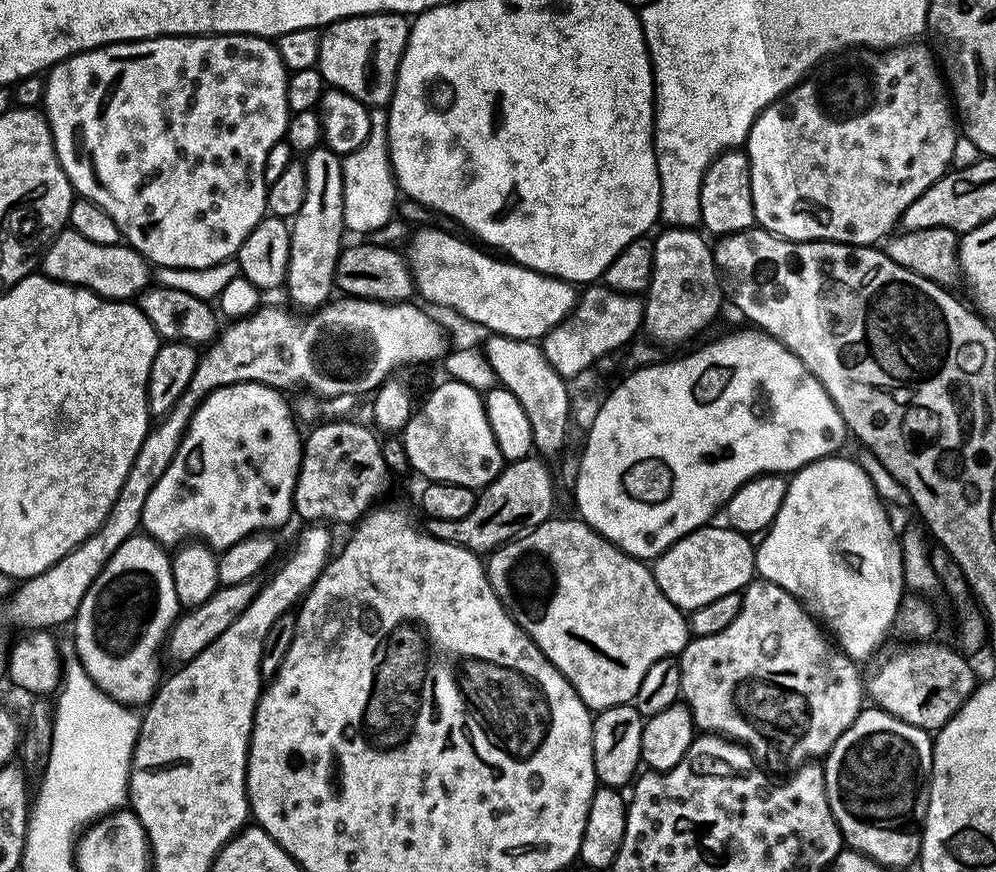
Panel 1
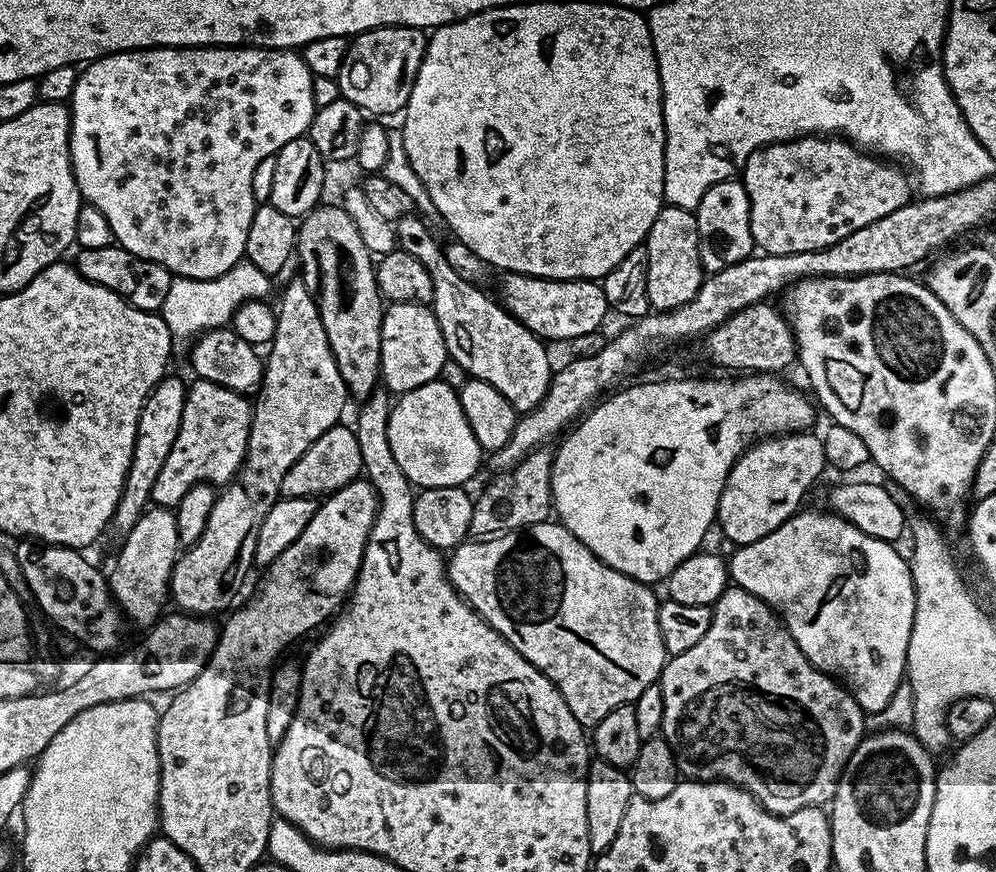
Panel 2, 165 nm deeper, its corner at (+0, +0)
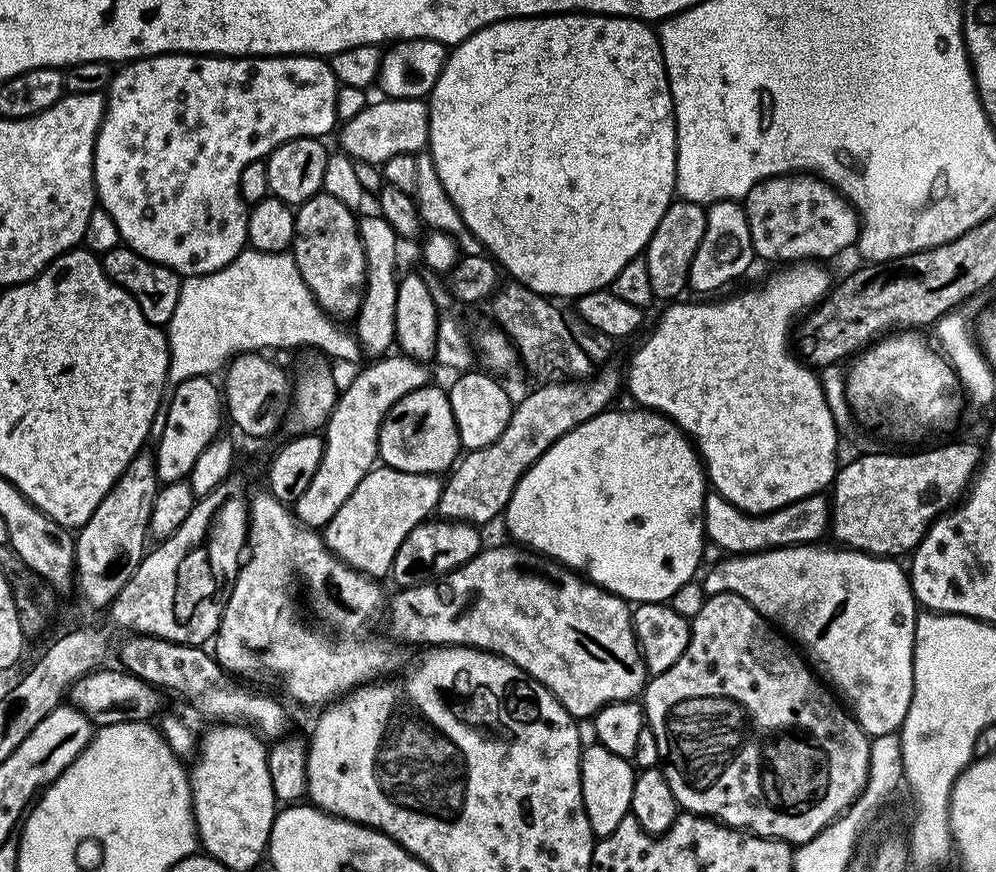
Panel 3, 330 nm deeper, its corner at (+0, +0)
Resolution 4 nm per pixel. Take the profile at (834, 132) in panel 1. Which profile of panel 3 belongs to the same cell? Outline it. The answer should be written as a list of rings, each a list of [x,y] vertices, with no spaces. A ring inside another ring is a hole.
[[[815,174],[775,176],[761,180],[743,201],[744,213],[748,216],[752,251],[764,260],[776,262],[824,262],[827,256],[836,256],[857,243],[860,234],[860,218],[851,202],[837,188]]]

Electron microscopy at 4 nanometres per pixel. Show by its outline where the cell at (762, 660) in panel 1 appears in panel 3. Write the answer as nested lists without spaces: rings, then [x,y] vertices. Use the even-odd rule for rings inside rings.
[[[733,592],[708,596],[702,610],[698,610],[698,614],[691,617],[690,623],[692,625],[690,642],[686,646],[682,658],[678,658],[678,662],[674,662],[674,666],[670,666],[670,670],[652,676],[647,681],[642,693],[642,707],[646,724],[651,728],[654,738],[658,738],[660,764],[666,782],[670,782],[670,790],[674,790],[677,805],[683,811],[693,812],[695,816],[710,816],[722,824],[728,824],[732,828],[745,829],[756,836],[784,840],[793,846],[810,842],[810,838],[814,838],[814,834],[818,834],[837,816],[841,816],[856,801],[856,796],[864,788],[870,762],[869,736],[860,729],[860,724],[855,716],[849,714],[845,705],[821,683],[817,673],[806,663],[805,657],[787,639],[780,640],[781,633],[769,621],[765,620],[762,613],[754,610],[754,606],[750,606],[750,602],[746,602],[746,598]]]

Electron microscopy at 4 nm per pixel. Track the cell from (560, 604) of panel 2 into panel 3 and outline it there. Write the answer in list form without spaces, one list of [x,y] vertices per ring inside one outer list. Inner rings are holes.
[[[511,546],[512,548],[488,548],[485,547],[474,558],[470,558],[470,562],[466,562],[458,570],[454,570],[450,574],[441,576],[440,579],[431,581],[427,584],[419,584],[413,588],[401,588],[395,594],[396,597],[389,599],[386,604],[386,613],[388,612],[388,628],[392,631],[391,637],[395,640],[409,640],[412,644],[424,644],[423,646],[451,646],[453,644],[464,644],[467,648],[481,648],[483,652],[492,652],[496,656],[500,656],[503,660],[509,660],[511,664],[516,664],[528,676],[533,676],[534,679],[542,686],[546,686],[556,697],[562,707],[568,711],[574,718],[581,718],[580,716],[588,716],[587,718],[595,717],[597,712],[602,711],[608,704],[613,704],[619,700],[630,700],[639,697],[646,687],[646,669],[644,660],[640,656],[640,648],[636,645],[636,635],[632,629],[632,608],[629,601],[624,600],[620,596],[614,595],[613,592],[607,592],[605,588],[600,588],[593,584],[591,580],[583,577],[578,572],[573,572],[571,568],[564,567],[563,564],[557,564],[554,560],[549,560],[548,557],[540,555],[538,552],[533,552],[523,546]]]

